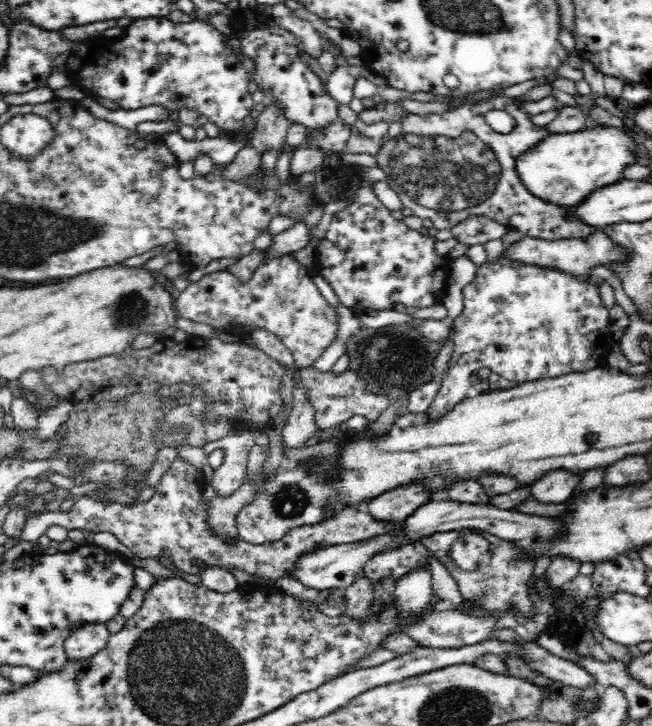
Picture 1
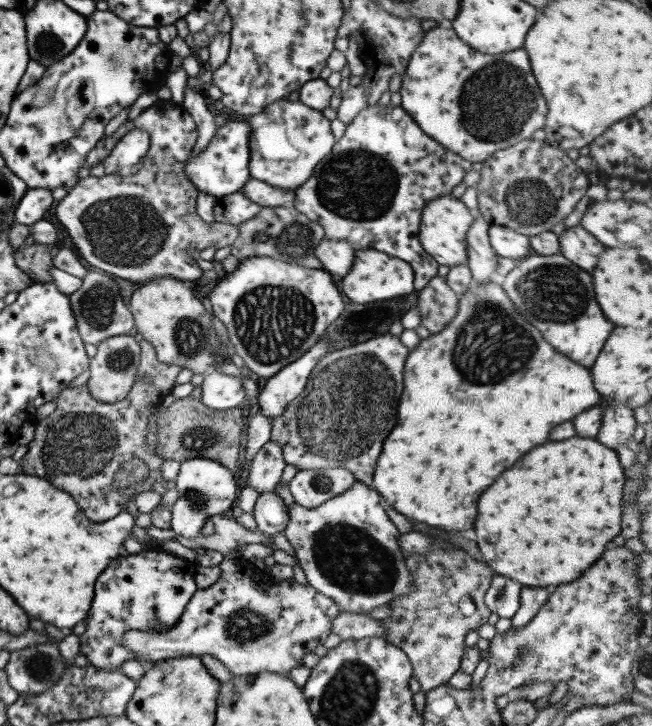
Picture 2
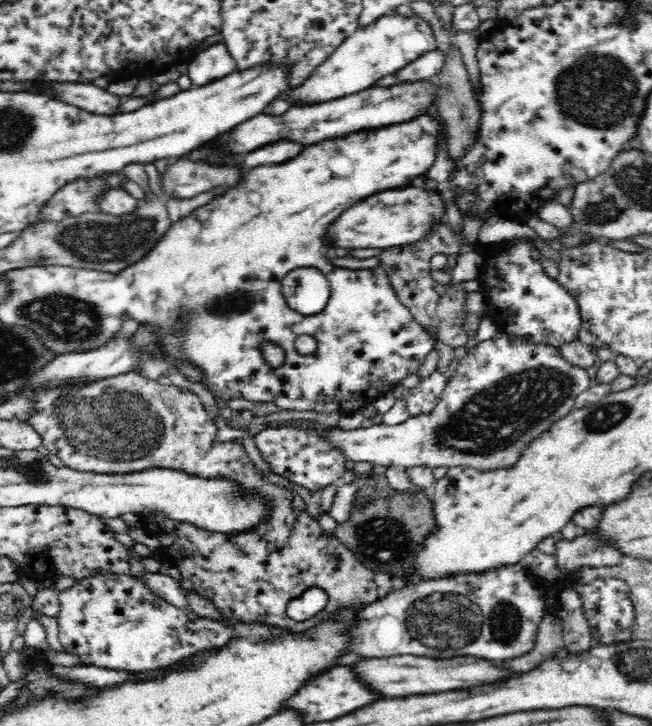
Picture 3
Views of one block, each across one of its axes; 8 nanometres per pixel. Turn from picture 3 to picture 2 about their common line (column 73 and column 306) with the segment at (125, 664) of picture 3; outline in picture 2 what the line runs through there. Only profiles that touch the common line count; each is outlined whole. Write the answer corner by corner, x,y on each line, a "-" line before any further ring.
243,557
237,561
223,560
218,564
221,570
219,578
207,588
197,589
183,608
177,624
165,632
141,632
127,630
121,638
121,645
135,653
137,660
154,663
168,658
207,654
219,660
235,676
255,673
279,673
287,675
296,666
301,665
303,654
313,652
318,644
323,644
331,632
331,621
338,612
335,603
327,596
319,594
309,585
301,585
293,578
281,581
271,580
269,570
257,569
254,562

